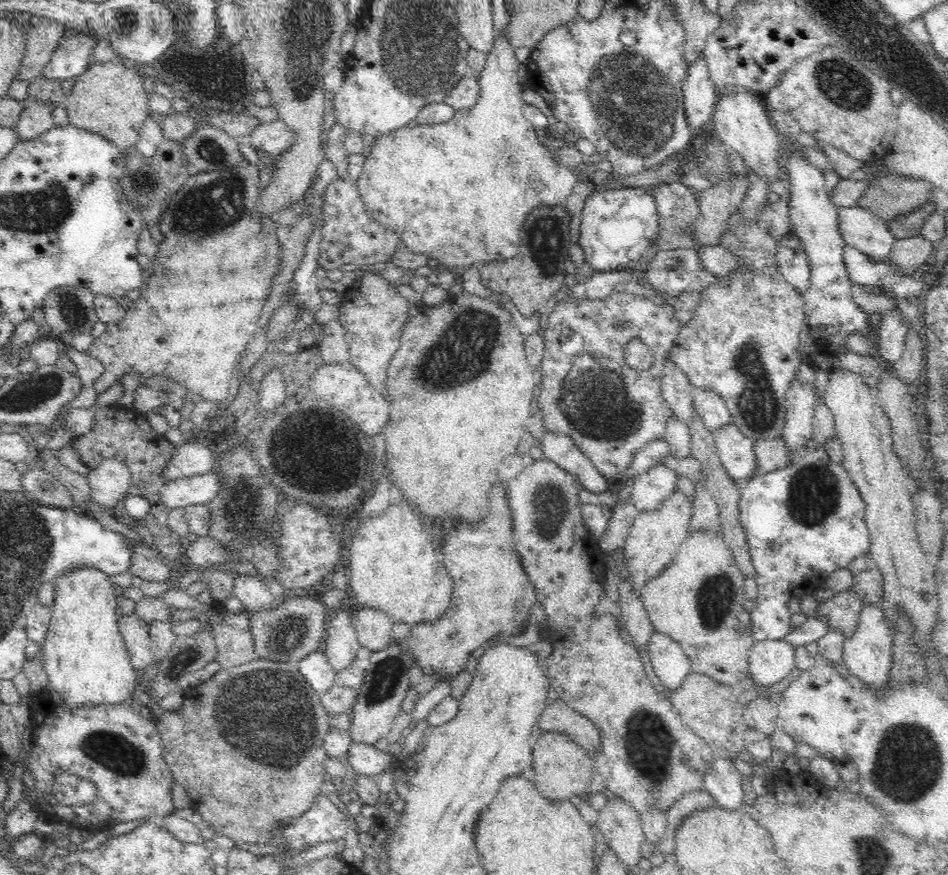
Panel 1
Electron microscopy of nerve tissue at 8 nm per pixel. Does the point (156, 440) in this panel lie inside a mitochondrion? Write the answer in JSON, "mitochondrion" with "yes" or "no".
{"mitochondrion":"no"}

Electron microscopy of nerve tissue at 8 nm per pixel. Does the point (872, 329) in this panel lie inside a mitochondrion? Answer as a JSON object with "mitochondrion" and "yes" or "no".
{"mitochondrion":"no"}

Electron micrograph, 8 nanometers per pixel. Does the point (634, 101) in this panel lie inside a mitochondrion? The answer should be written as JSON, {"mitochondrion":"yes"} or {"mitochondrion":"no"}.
{"mitochondrion":"yes"}

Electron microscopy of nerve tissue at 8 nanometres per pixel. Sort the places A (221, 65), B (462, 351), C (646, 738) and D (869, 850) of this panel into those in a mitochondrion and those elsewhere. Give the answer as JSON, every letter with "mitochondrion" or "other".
{"A":"other","B":"mitochondrion","C":"mitochondrion","D":"mitochondrion"}

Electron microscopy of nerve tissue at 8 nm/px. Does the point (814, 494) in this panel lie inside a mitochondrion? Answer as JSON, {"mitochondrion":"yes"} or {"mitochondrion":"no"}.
{"mitochondrion":"yes"}

